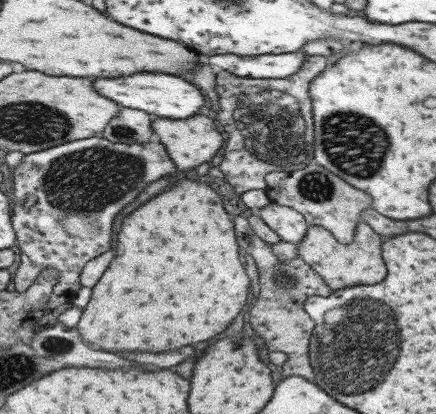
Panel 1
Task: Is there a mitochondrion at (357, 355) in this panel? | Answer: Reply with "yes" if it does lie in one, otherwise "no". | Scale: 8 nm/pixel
yes

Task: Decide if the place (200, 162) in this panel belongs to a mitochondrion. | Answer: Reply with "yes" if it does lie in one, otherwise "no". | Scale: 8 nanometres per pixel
no

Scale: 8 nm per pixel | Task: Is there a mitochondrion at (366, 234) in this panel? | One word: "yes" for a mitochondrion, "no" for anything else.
no

